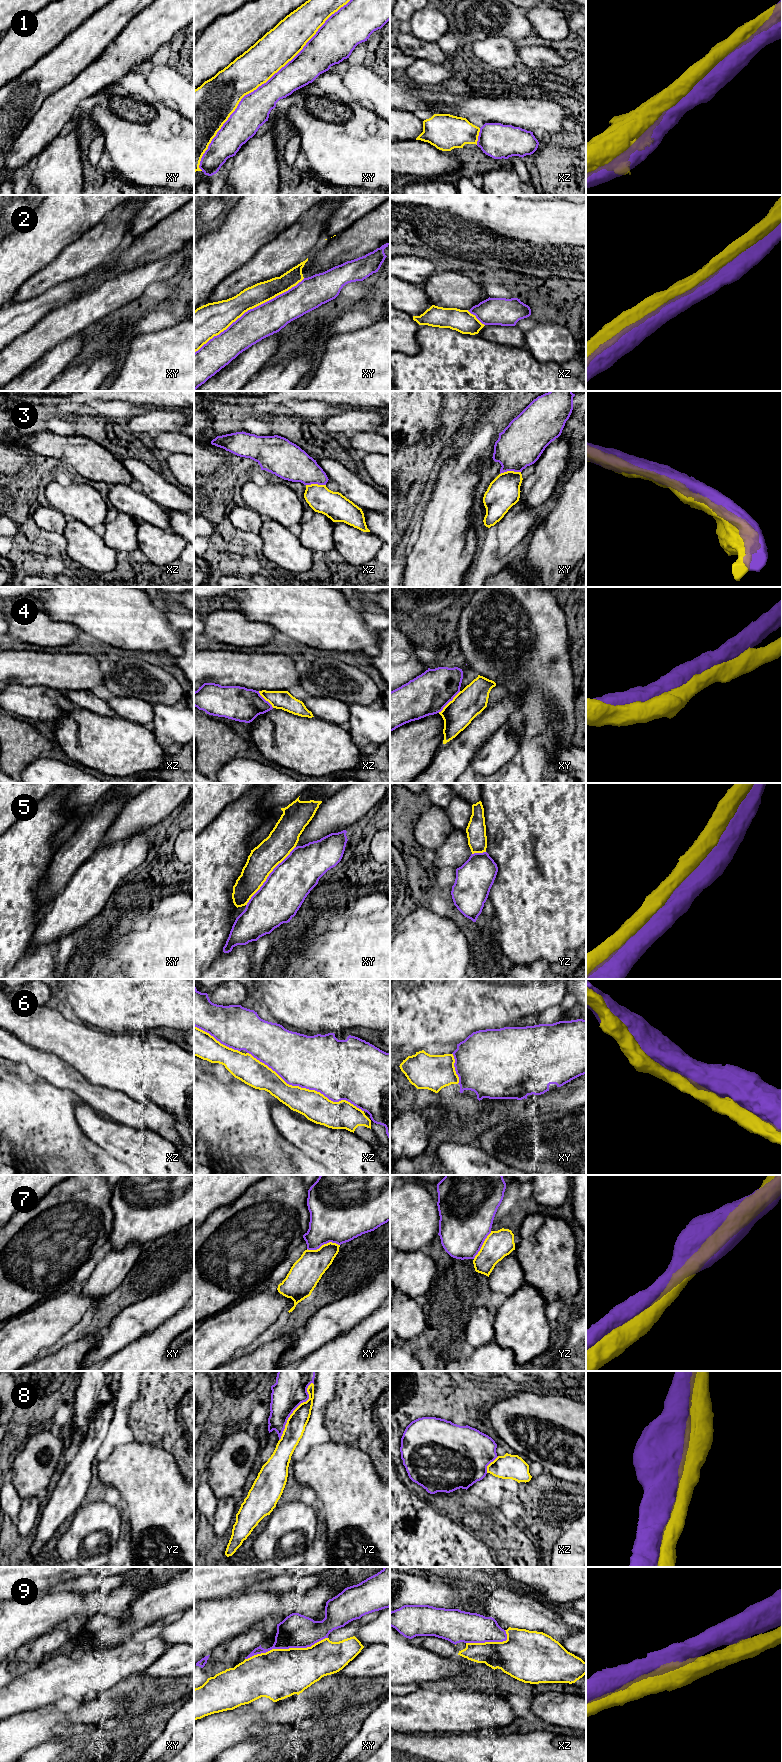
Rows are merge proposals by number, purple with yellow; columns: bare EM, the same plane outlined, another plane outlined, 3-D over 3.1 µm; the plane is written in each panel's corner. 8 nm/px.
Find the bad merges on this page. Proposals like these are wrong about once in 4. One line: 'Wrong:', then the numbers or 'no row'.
Wrong: no row

